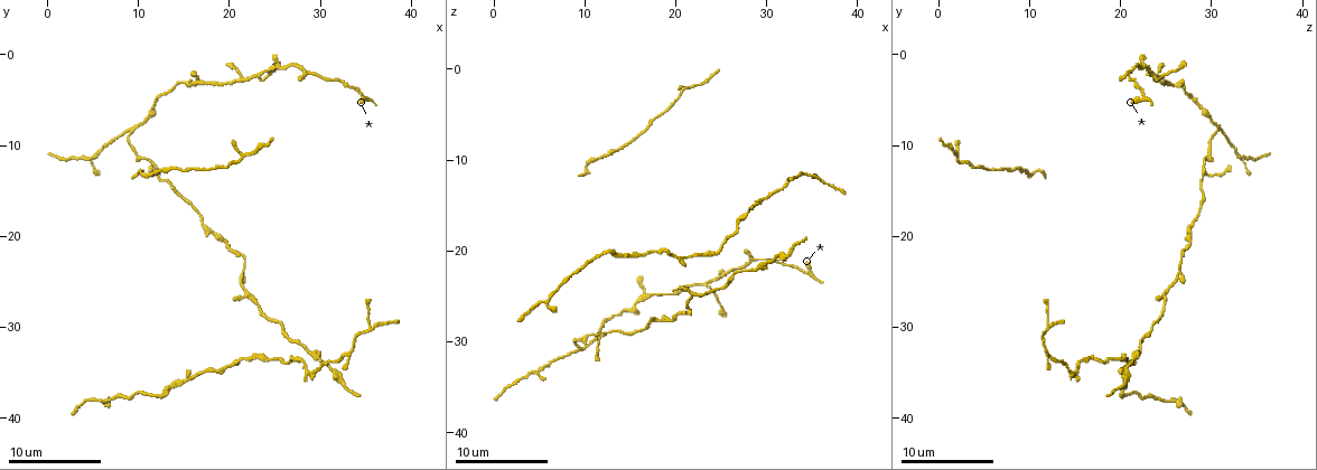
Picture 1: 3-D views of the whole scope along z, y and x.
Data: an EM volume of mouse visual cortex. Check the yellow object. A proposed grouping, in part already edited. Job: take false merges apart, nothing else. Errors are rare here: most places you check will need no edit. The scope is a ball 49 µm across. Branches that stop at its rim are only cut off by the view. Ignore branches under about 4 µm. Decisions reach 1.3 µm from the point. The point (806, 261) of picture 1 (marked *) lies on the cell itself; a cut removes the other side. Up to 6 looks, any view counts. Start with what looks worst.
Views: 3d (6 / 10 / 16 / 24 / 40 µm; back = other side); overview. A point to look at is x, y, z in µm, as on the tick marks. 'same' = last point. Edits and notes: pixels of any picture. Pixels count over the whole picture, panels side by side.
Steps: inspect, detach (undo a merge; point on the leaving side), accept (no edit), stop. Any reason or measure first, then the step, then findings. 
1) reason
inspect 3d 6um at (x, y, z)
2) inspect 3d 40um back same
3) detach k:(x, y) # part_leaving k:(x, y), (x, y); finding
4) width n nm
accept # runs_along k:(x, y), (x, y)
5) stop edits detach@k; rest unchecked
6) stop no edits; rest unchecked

inspect 3d 16um at (23.4, 2.6, 23.6)

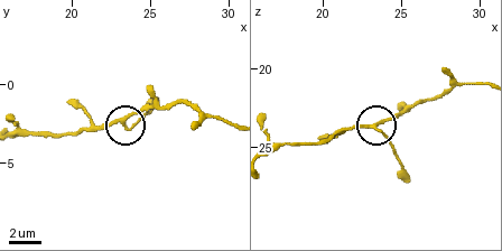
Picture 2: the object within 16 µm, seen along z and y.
accept # runs_along 2:(230, 122), (177, 102), (146, 109), (127, 126), (148, 114); one cell here

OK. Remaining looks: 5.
three arms meet
inspect 3d 6um at (9.2, 8.0, 31.0)

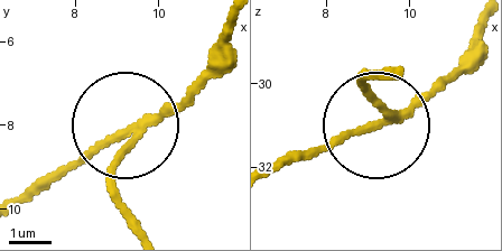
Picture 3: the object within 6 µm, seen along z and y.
width 170 nm
detach 3:(112, 173) # part_leaving 3:(141, 131), (113, 170), (131, 224); a second cell is stuck on

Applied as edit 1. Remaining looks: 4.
inspect overview

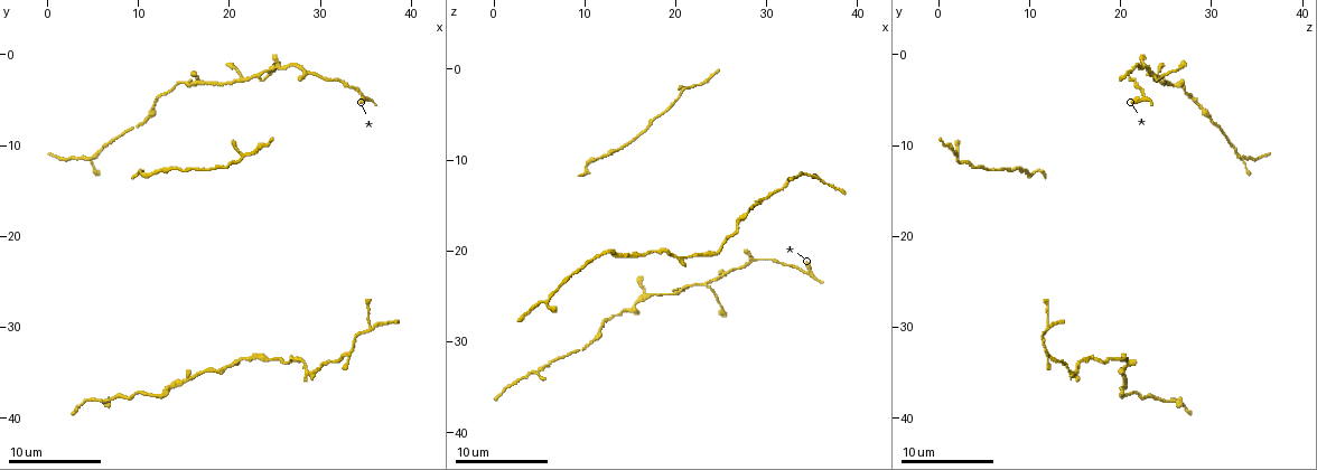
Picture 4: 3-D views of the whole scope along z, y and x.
three-way junction
inspect 3d 10um at (16.8, 2.8, 24.8)

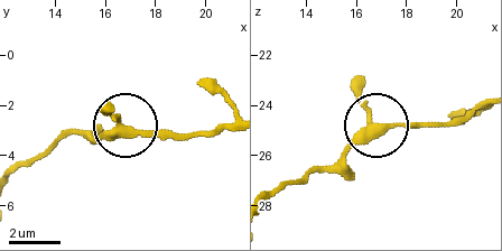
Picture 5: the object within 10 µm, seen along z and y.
accept # runs_along 5:(228, 124), (202, 135), (143, 135), (118, 127), (82, 135); one cell here

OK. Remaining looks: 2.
stop edits detach@3; rest unchecked

